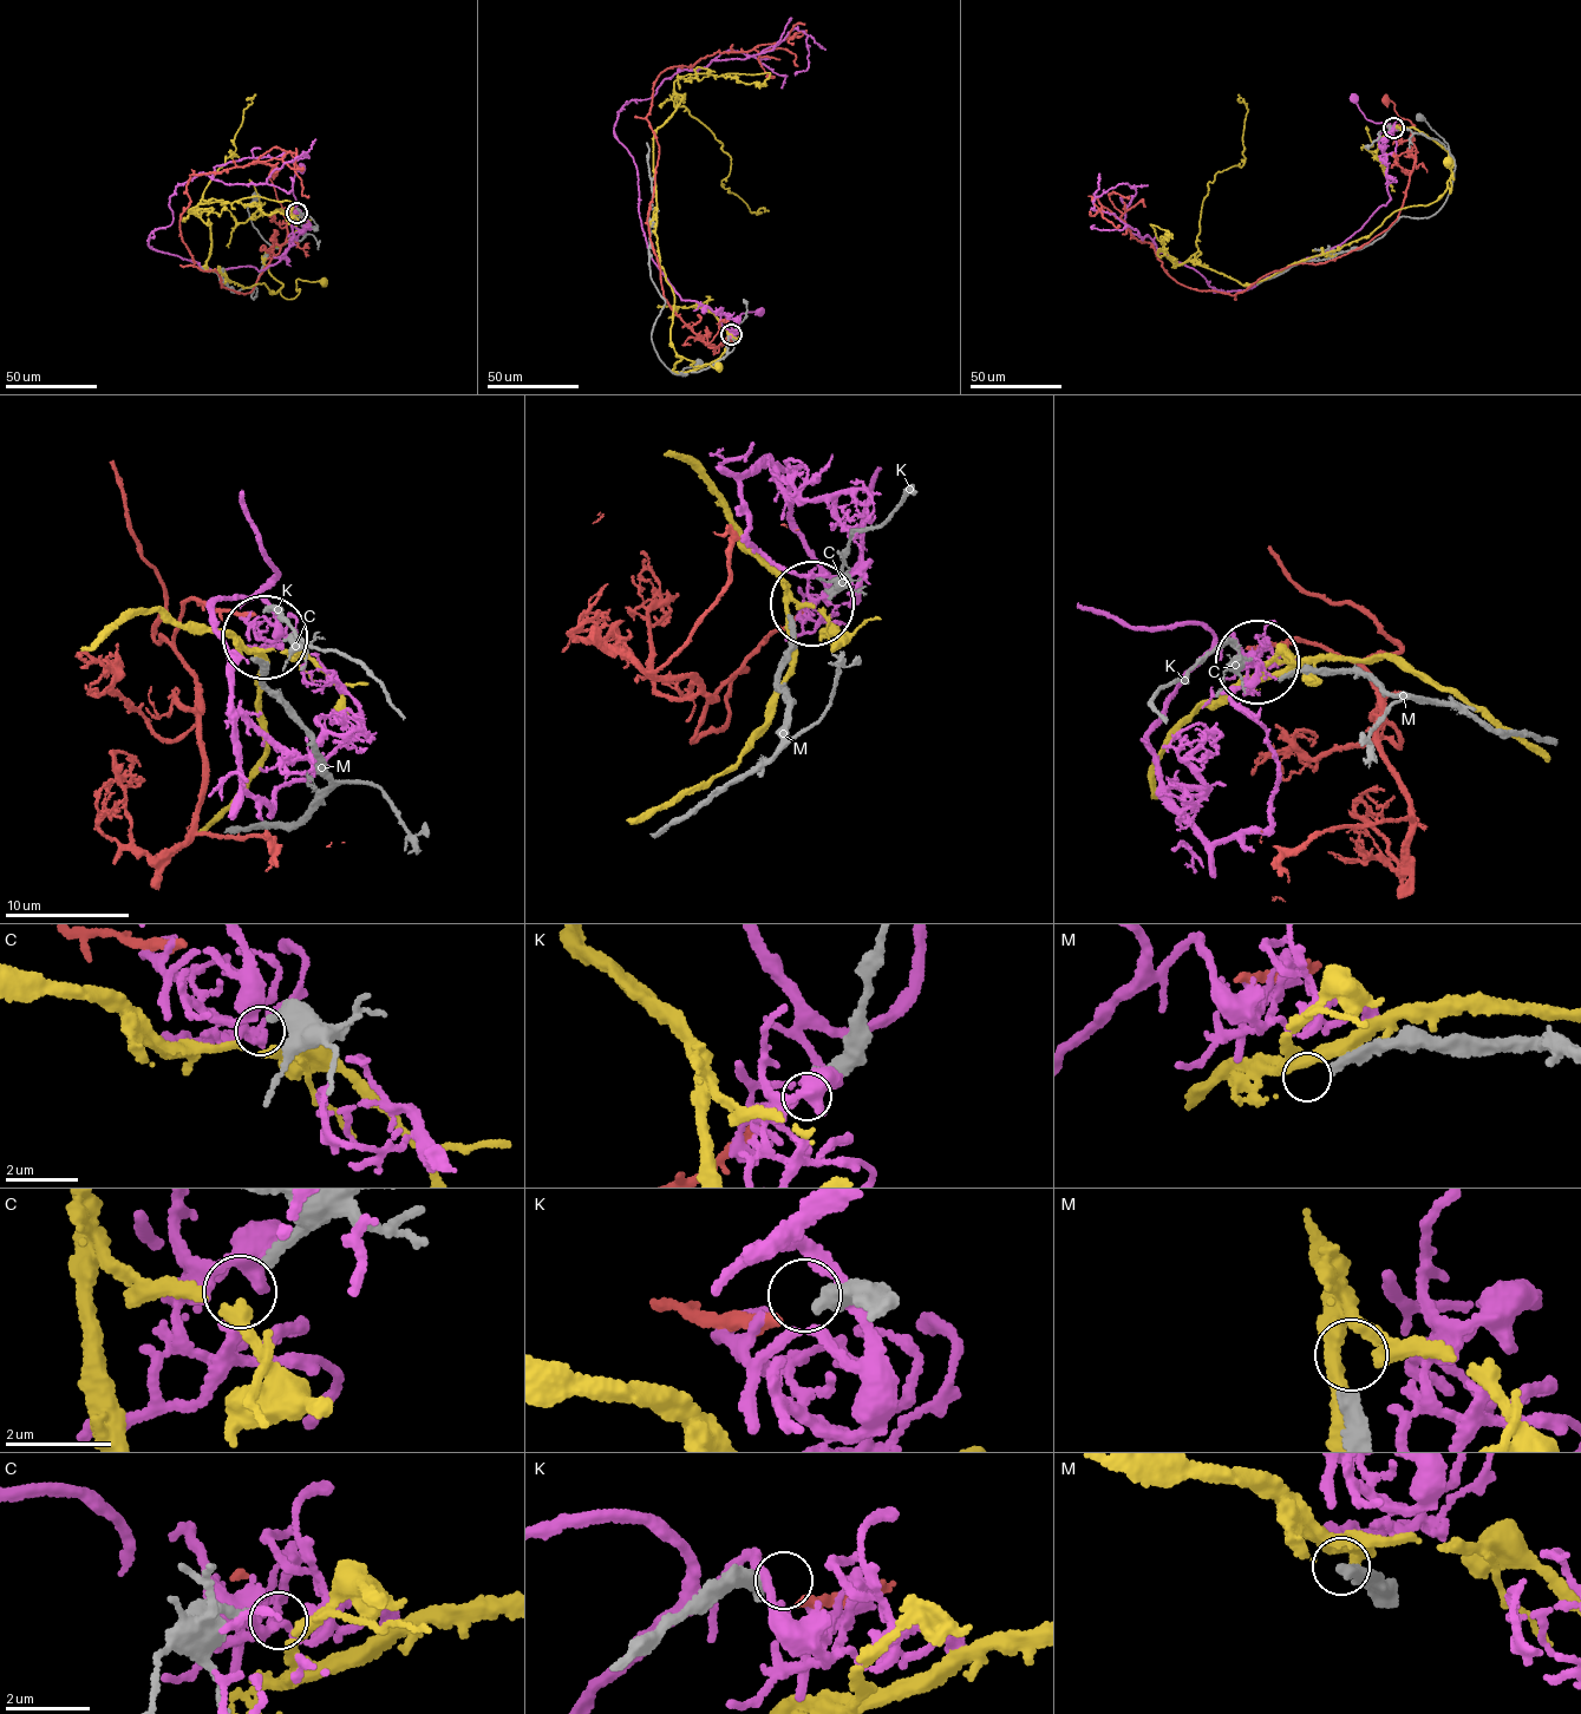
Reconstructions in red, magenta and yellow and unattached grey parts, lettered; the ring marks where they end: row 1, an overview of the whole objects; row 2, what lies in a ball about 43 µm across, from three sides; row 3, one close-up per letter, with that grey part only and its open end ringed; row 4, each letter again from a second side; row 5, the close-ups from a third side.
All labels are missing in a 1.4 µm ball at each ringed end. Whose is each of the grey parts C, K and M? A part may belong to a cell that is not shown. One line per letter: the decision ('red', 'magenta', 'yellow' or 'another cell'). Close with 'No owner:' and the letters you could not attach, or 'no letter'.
C: yellow
K: red
M: another cell
No owner: M

